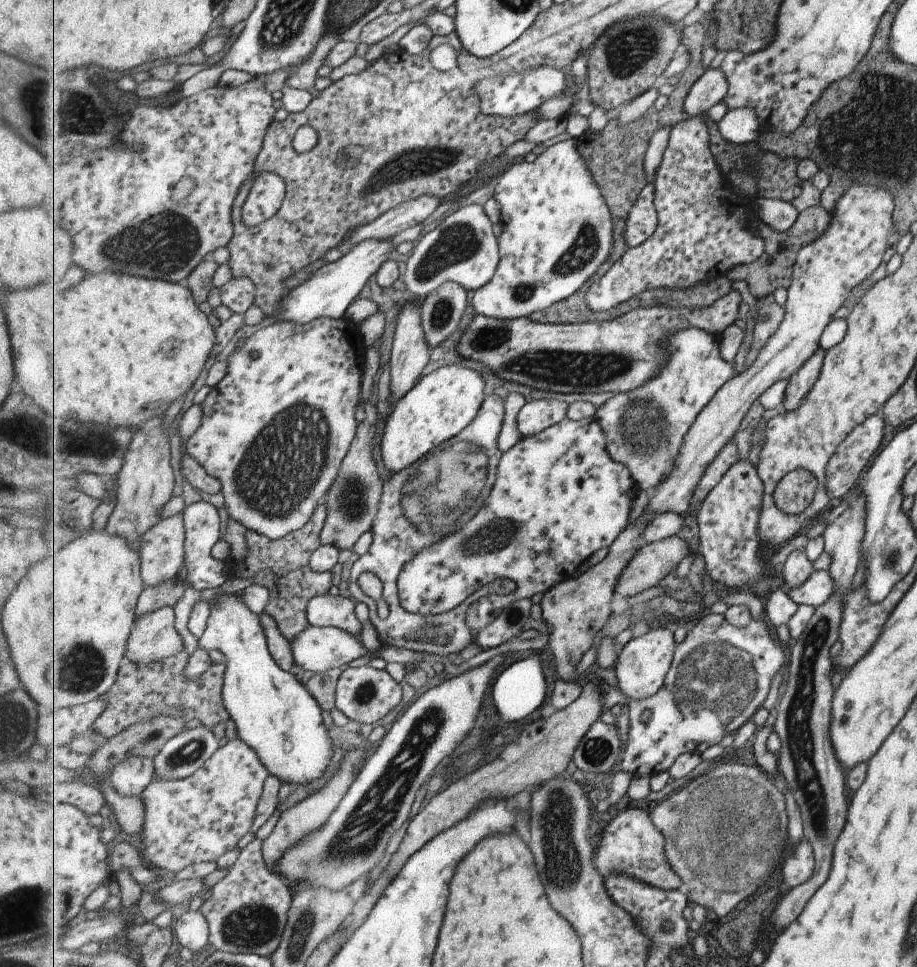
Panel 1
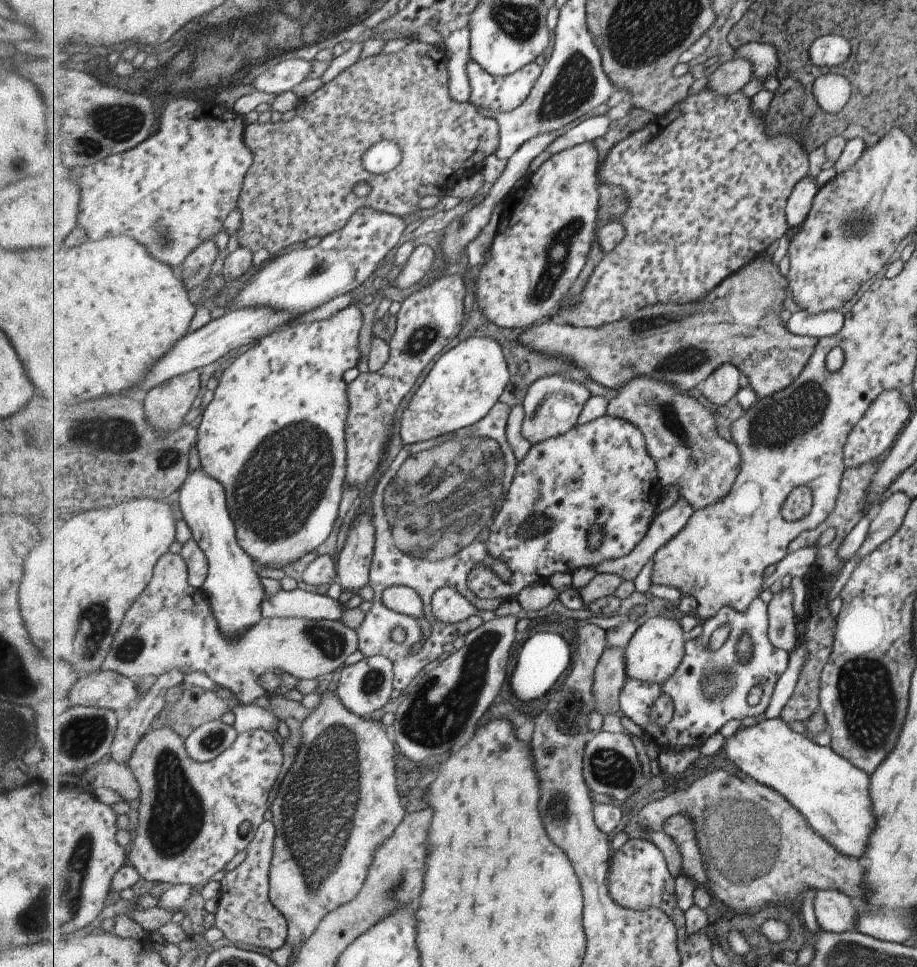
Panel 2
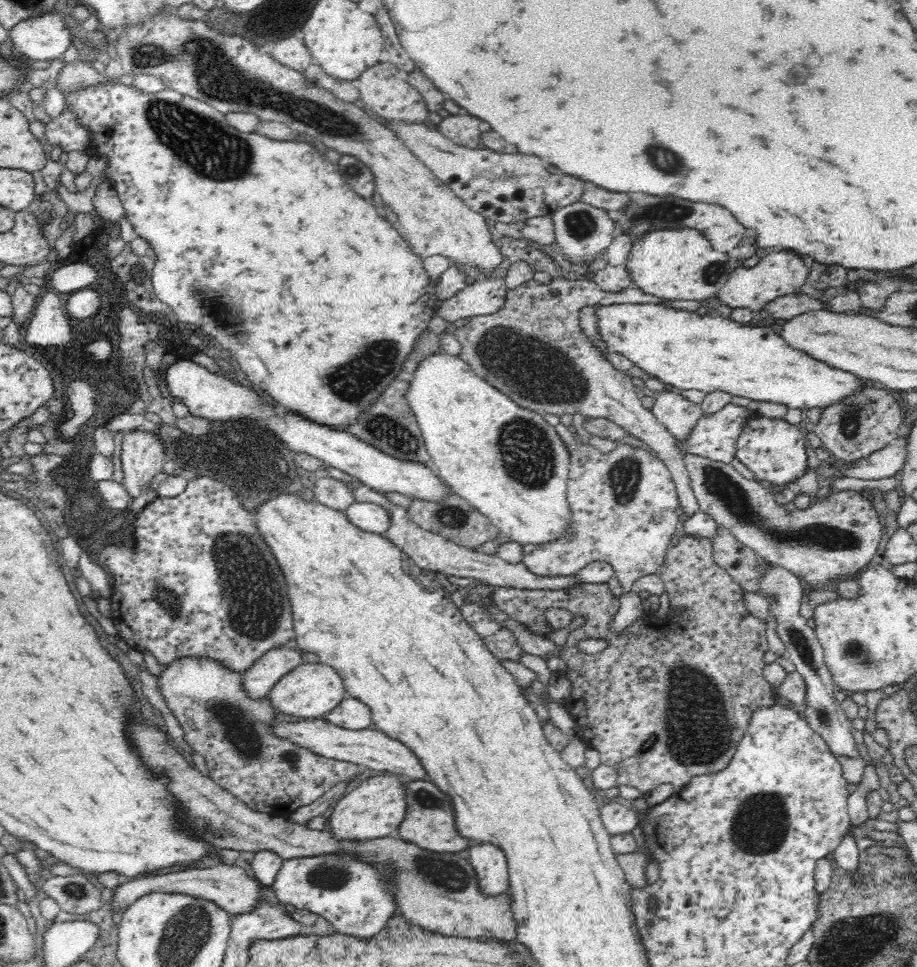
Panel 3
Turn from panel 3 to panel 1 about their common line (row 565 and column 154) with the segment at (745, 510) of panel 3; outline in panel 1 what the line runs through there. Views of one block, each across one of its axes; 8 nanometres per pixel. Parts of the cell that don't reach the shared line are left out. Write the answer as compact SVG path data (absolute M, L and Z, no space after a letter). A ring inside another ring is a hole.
M236 736L219 750L193 776L180 781L153 781L140 796L145 805L145 826L141 832L141 850L151 867L174 874L198 863L216 863L223 854L237 848L243 835L250 832L263 792L271 774L255 748Z

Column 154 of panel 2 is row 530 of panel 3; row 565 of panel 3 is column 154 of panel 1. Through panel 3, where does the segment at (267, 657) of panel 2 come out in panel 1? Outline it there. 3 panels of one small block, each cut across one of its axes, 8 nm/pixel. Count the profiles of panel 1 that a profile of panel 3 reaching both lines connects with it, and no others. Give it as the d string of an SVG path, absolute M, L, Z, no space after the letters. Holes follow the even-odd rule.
M181 512L177 516L162 519L143 536L142 577L146 586L161 586L173 578L178 579L179 572L186 563L186 525L183 515L184 512ZM174 606L162 607L137 619L127 643L126 661L135 662L135 664L149 664L149 662L165 660L165 658L182 653L185 642L183 642L183 636L179 634L175 622L177 622L177 616L175 616Z

